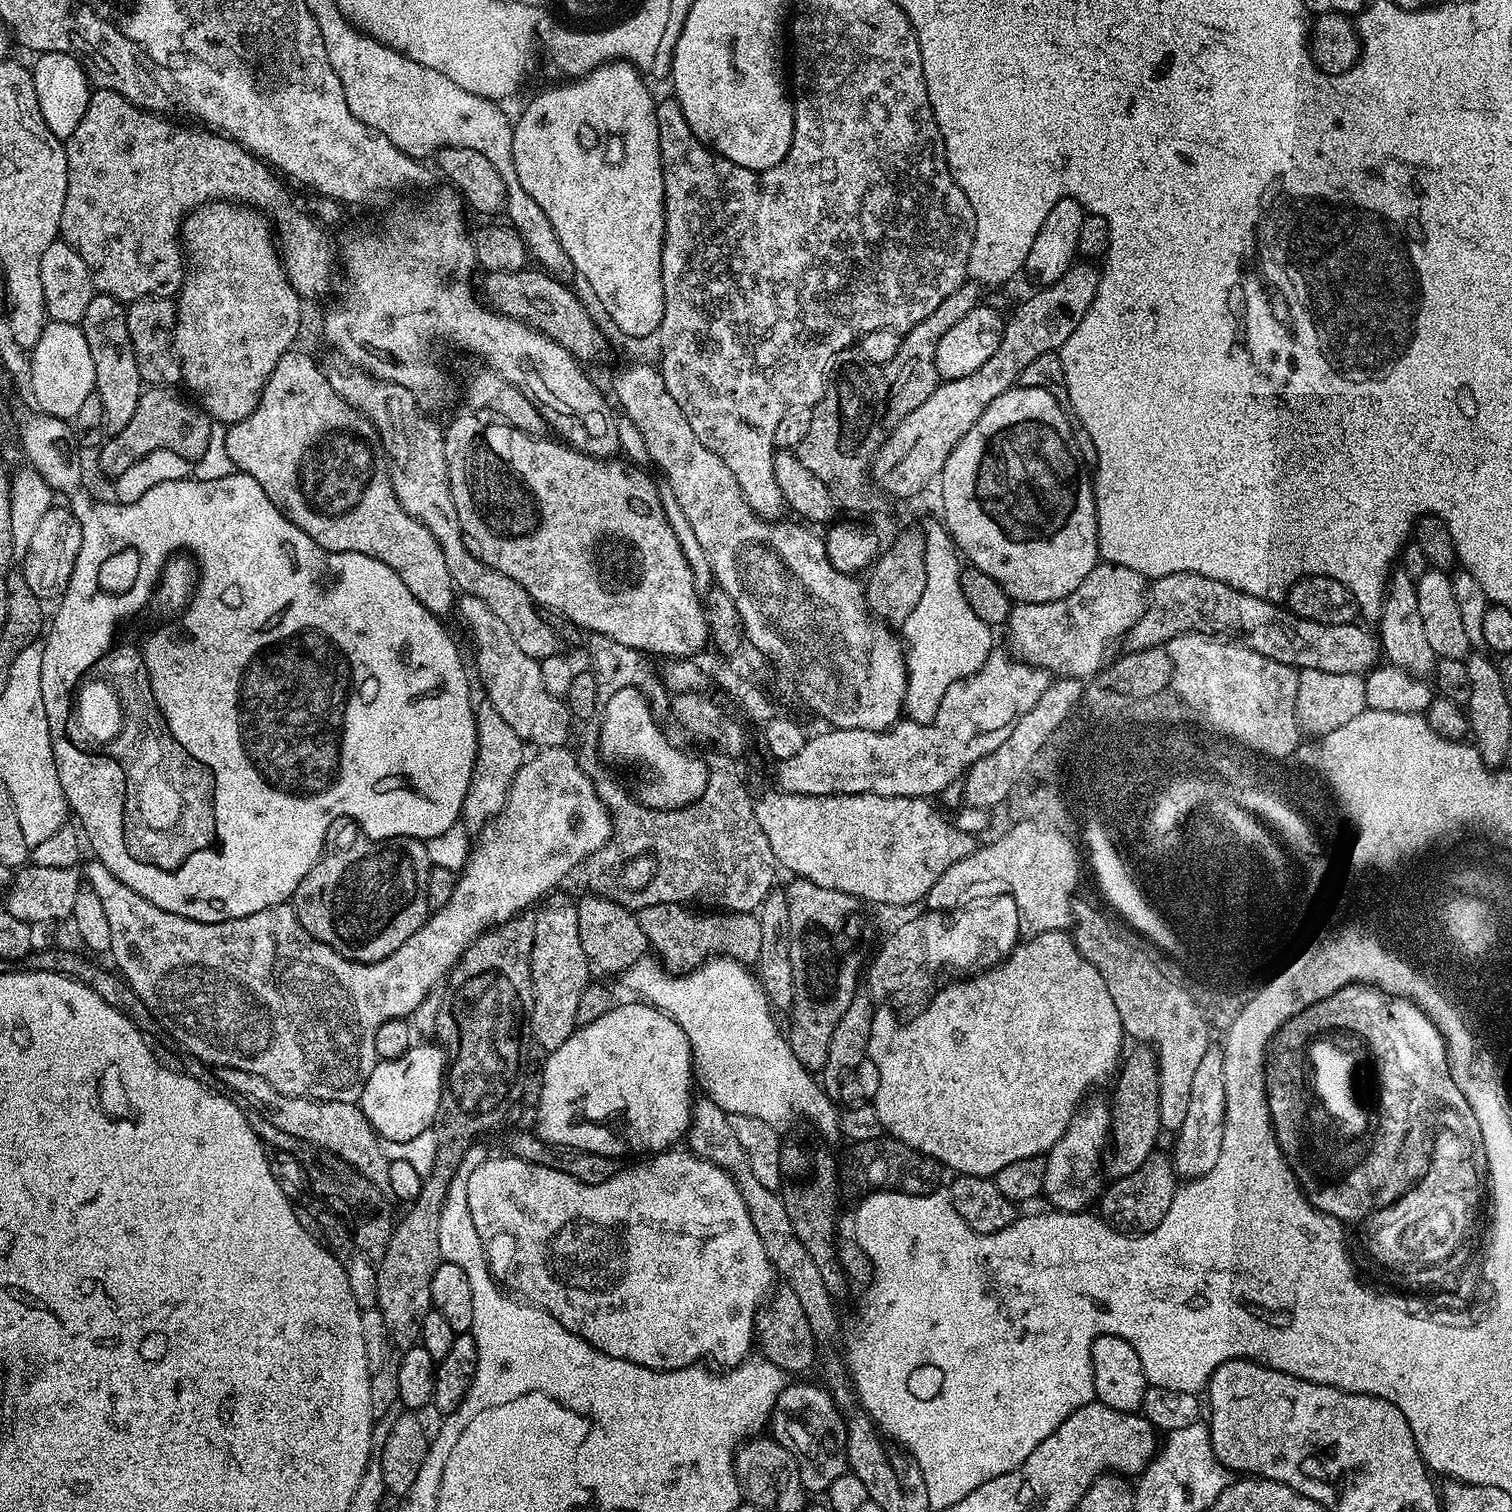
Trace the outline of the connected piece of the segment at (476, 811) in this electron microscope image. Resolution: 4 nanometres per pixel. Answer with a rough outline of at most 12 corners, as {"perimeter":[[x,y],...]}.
{"perimeter":[[477,703],[475,766],[461,812],[478,834],[526,759],[493,703]]}

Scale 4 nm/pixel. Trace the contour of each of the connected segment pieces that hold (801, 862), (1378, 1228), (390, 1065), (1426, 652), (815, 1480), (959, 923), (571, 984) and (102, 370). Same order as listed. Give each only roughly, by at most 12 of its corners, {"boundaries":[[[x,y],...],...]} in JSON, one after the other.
{"boundaries":[[[918,796],[754,807],[777,865],[921,903],[974,848]],[[1440,1131],[1427,1170],[1371,1217],[1388,1268],[1440,1266],[1481,1194],[1470,1150]],[[436,1042],[370,1070],[358,1107],[381,1141],[435,1125]],[[1391,573],[1378,639],[1387,663],[1415,677],[1435,669],[1416,581]],[[789,1383],[770,1436],[805,1489],[849,1471],[848,1428],[827,1388]],[[994,895],[929,915],[929,967],[987,970],[1019,943],[1022,913]],[[573,901],[535,913],[532,1038],[558,1050],[578,1025],[590,965]],[[93,294],[79,323],[109,437],[142,393],[127,307]]]}

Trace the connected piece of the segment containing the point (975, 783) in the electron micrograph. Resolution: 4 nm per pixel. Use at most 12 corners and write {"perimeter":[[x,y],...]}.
{"perimeter":[[1056,678],[1010,738],[962,777],[970,807],[999,809],[1052,728],[1081,703],[1080,678]]}

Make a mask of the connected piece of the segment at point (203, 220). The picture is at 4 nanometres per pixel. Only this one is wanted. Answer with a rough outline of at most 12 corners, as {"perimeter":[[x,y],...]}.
{"perimeter":[[184,217],[172,349],[213,421],[242,422],[300,332],[273,225]]}

